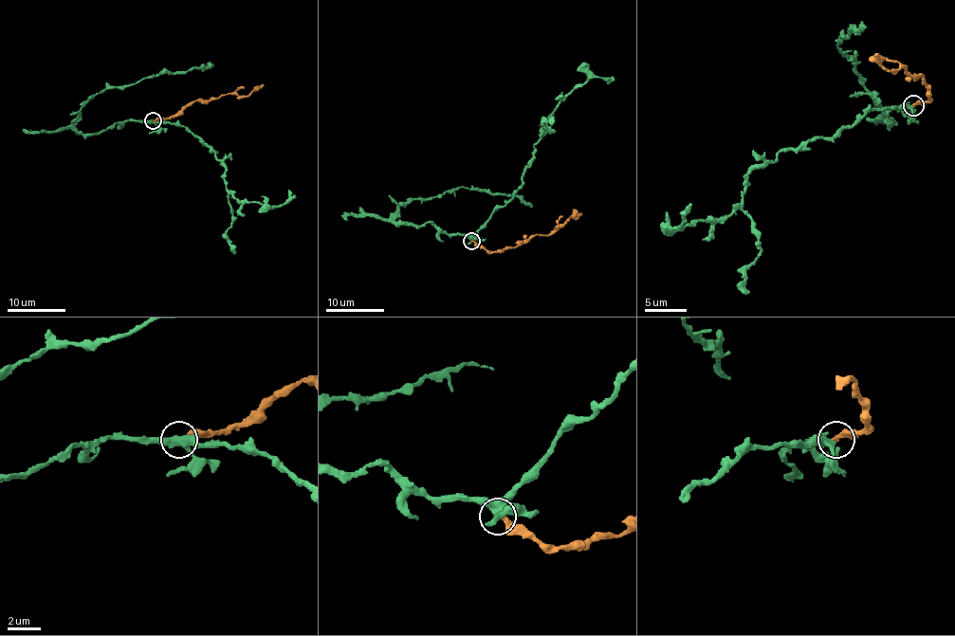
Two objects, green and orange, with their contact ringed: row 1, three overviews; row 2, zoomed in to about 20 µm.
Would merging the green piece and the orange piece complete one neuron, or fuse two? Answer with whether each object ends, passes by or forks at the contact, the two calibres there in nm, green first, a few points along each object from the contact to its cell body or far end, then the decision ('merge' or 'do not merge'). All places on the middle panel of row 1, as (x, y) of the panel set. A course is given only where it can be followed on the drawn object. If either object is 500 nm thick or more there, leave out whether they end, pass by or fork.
green forks there; orange ends there; 380 nm thick on the green side, 300 nm on the other; green runs (471, 240), (522, 184), (544, 120), (574, 89), (596, 76), (606, 78), (609, 83); orange runs (471, 241), (489, 251), (514, 248), (536, 235), (555, 233), (571, 217), (582, 214); merge

